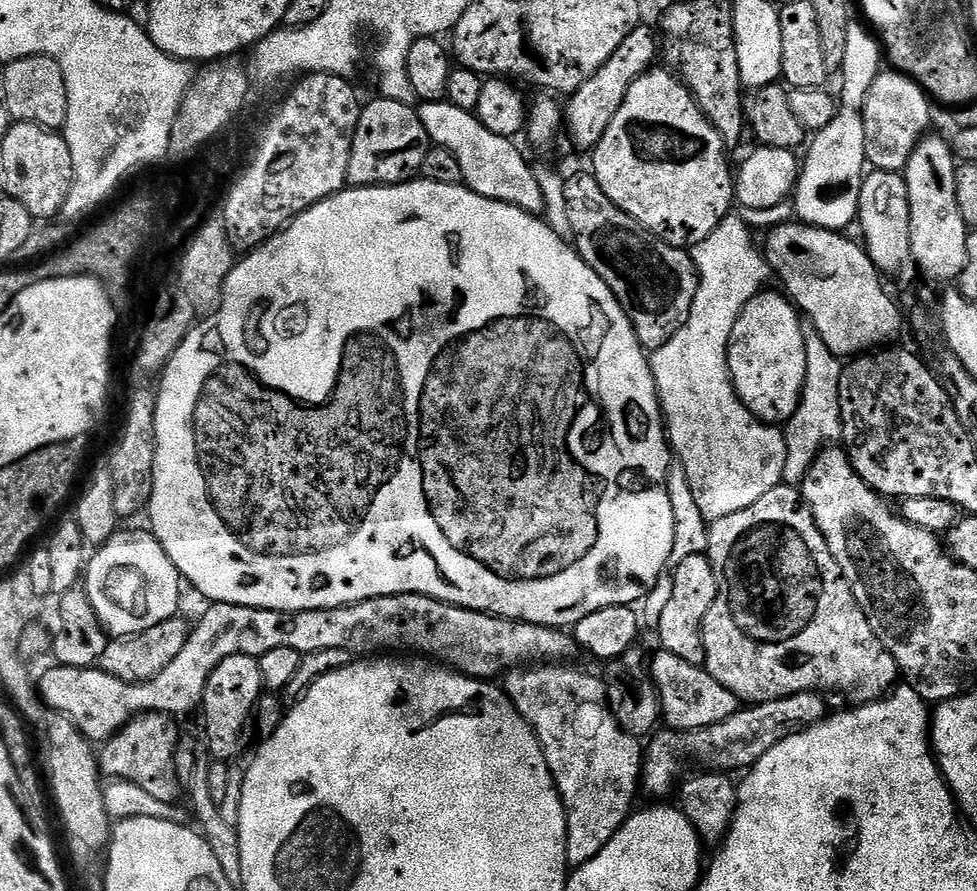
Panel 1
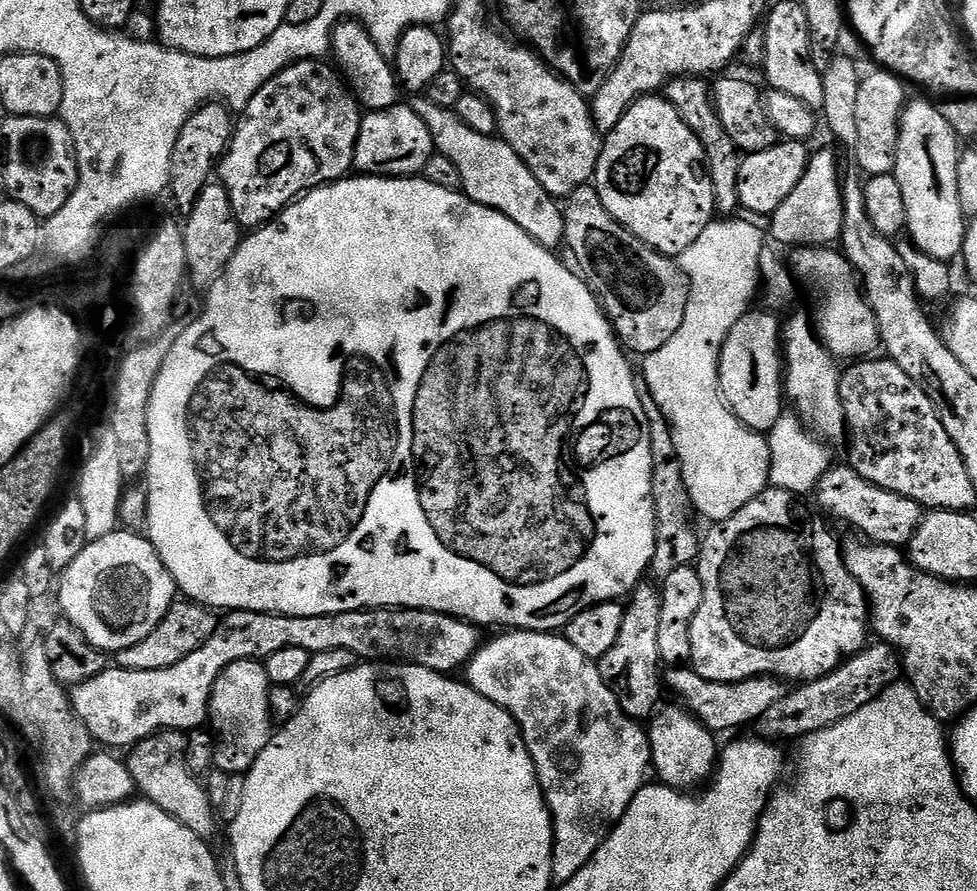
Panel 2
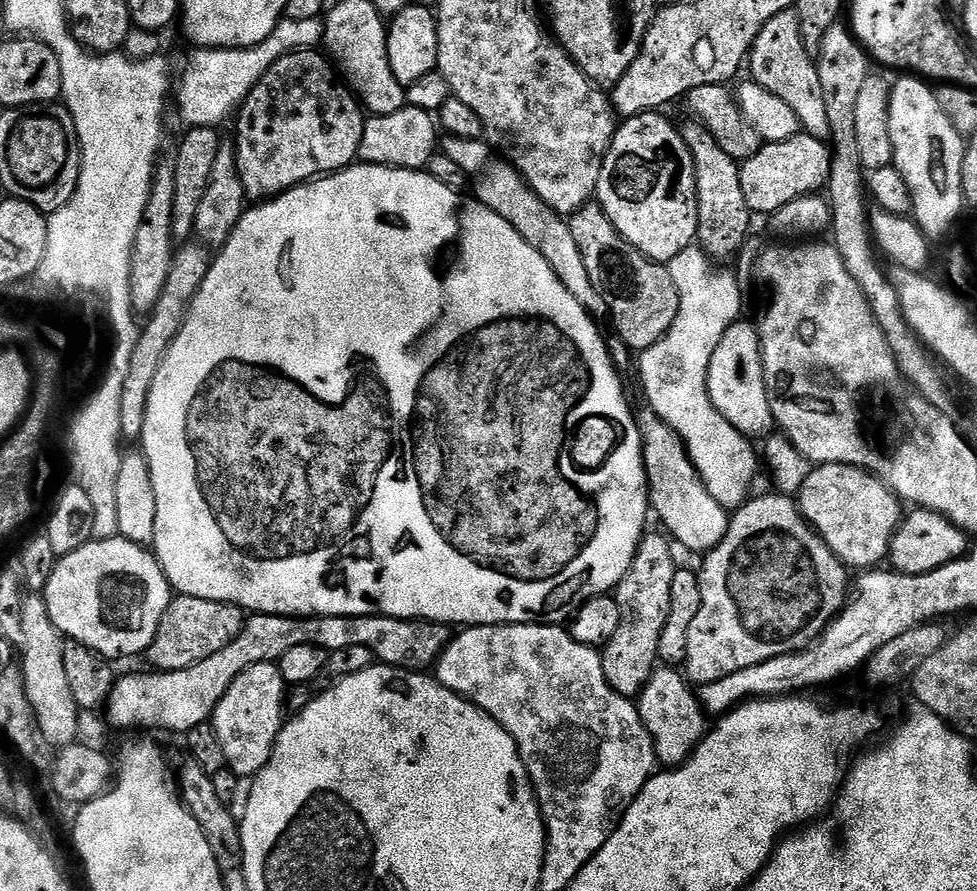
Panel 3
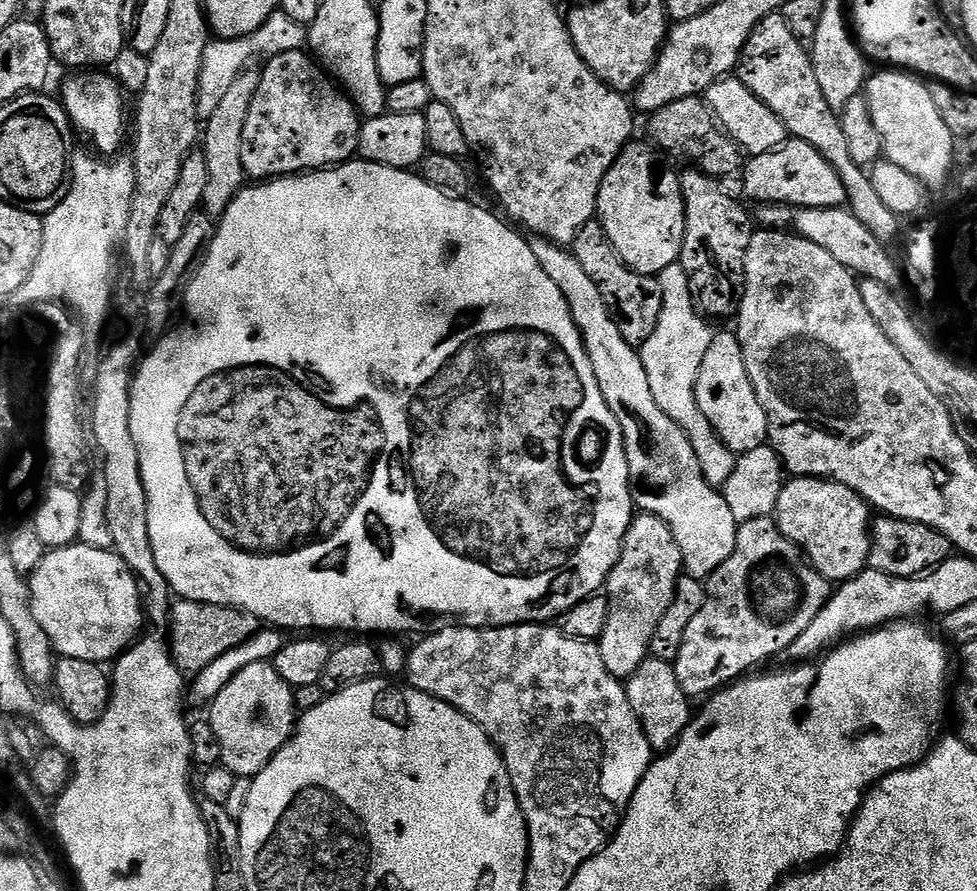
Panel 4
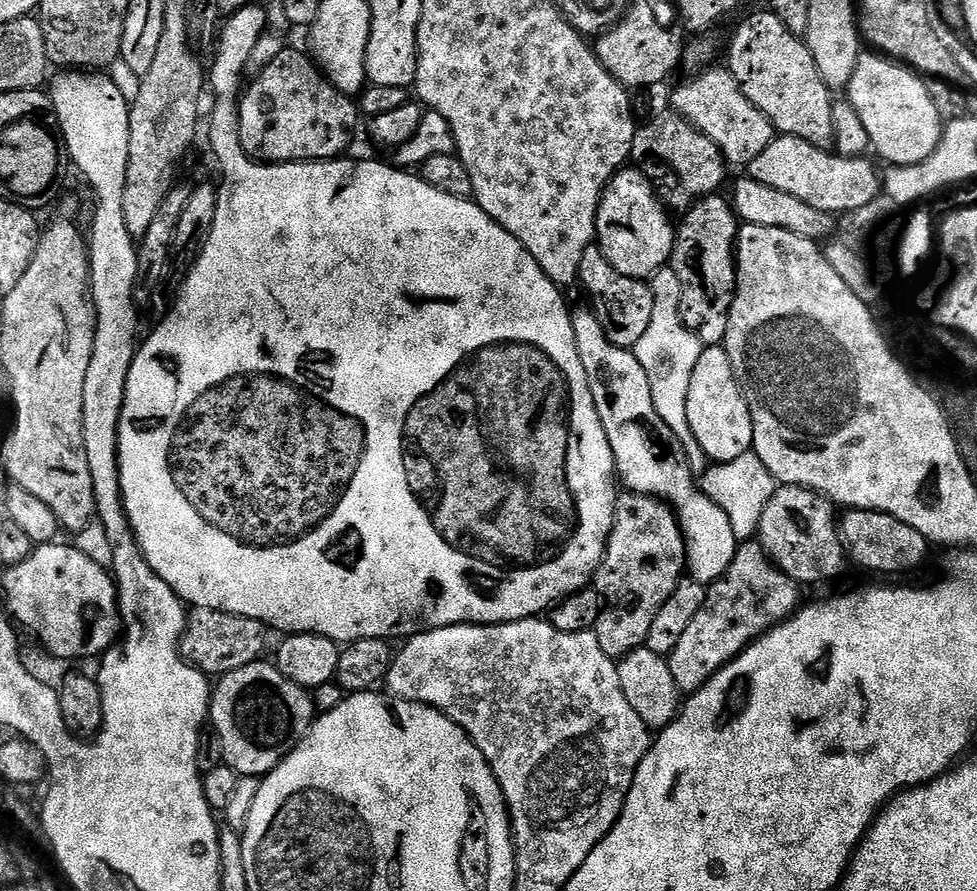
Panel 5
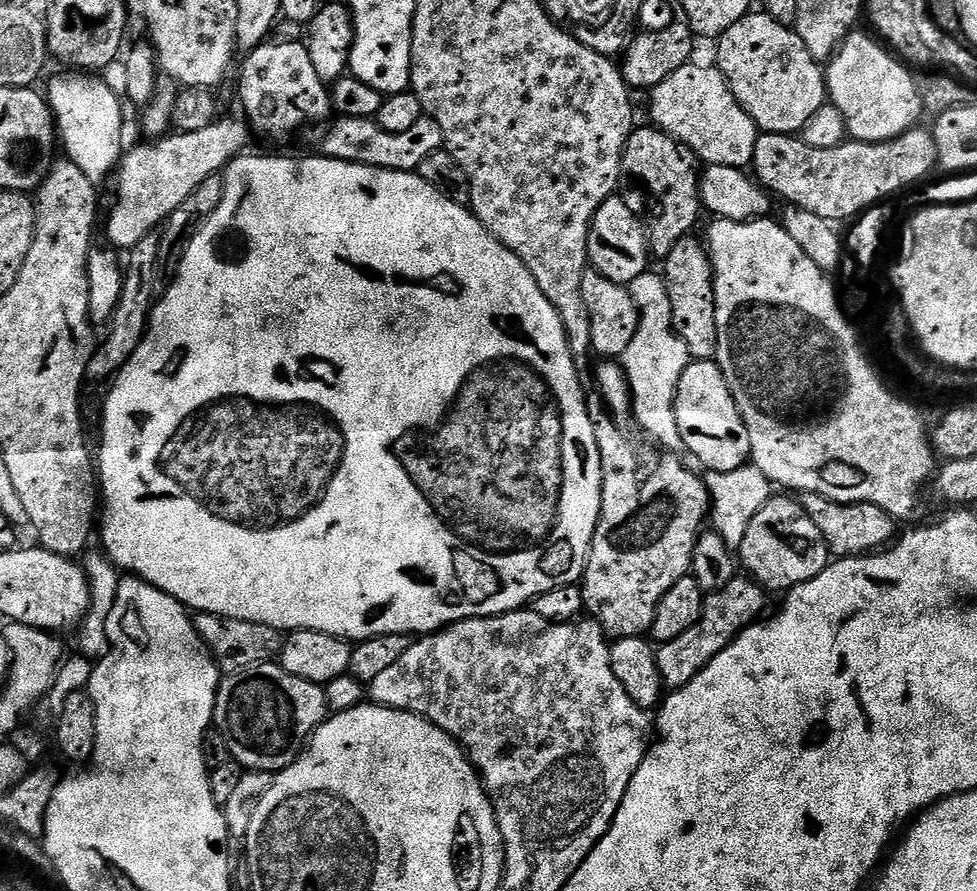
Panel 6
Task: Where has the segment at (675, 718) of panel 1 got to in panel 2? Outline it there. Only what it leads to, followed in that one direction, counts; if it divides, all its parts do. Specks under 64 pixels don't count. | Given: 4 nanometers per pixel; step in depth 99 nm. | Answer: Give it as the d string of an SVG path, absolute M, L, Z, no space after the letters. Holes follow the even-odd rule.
M690 666L682 668L668 668L666 672L666 688L677 696L675 698L684 708L688 709L697 719L701 721L713 734L720 732L732 732L743 724L755 725L762 714L778 702L786 691L785 685L774 676L754 676L751 680L734 682L710 682L702 678Z

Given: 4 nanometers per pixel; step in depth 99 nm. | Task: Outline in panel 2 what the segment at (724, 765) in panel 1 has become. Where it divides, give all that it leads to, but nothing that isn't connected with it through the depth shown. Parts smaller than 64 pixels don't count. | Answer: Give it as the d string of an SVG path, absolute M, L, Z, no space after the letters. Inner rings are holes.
M883 642L869 643L864 649L849 656L832 672L819 676L816 680L801 683L793 690L785 691L774 706L770 706L758 721L763 735L773 742L784 740L799 741L818 730L826 730L842 718L850 718L850 714L858 714L866 702L874 702L882 690L889 684L895 684L902 676L902 656L891 644Z

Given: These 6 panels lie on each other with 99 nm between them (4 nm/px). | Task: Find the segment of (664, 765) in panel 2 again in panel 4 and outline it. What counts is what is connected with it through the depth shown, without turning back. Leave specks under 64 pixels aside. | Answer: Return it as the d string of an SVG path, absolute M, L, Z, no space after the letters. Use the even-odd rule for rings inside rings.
M650 656L625 683L627 700L638 718L653 751L663 754L680 739L692 717L691 699L678 682L675 667L667 660Z

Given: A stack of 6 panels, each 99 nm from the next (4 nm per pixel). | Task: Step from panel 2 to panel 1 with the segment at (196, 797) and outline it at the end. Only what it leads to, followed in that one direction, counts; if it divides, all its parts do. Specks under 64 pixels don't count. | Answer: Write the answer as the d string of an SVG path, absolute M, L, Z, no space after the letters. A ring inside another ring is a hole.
M145 712L121 728L116 735L99 749L99 770L105 777L114 780L134 782L134 786L142 786L142 790L148 791L152 797L158 798L158 802L167 804L177 803L175 759L177 744L182 735L179 724L173 717L163 715L161 712Z

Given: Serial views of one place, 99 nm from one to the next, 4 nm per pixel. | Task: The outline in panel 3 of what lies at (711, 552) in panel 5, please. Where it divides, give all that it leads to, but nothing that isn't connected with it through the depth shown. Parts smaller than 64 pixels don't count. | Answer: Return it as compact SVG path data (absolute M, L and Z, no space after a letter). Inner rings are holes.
M445 135L442 140L442 154L446 158L451 158L467 174L475 199L490 210L494 210L494 214L506 218L506 222L510 222L510 226L514 226L514 230L518 230L518 234L522 234L522 238L526 238L526 242L530 242L530 246L534 246L534 250L538 250L538 254L546 258L546 262L552 267L562 286L566 286L566 290L570 290L570 294L578 298L580 305L589 314L599 318L608 312L608 302L590 282L586 266L582 263L582 254L578 254L574 234L570 234L565 219L550 211L534 195L532 189L525 184L511 164L497 155L483 139L467 140ZM651 410L639 413L638 423L644 449L644 470L648 475L648 498L655 519L657 516L664 523L663 531L677 545L680 543L682 547L699 554L711 552L726 534L729 509L710 498L688 451L680 441L680 435L673 428L666 426L666 422L662 422L662 418L658 418Z

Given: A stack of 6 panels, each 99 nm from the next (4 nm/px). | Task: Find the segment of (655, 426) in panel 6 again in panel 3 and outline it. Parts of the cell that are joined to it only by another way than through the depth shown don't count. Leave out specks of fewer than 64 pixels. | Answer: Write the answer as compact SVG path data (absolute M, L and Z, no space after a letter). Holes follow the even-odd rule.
M699 246L682 250L666 267L680 301L670 330L654 346L643 349L641 355L644 357L640 360L640 380L644 383L647 407L680 435L710 498L723 508L735 510L753 491L753 481L758 476L756 452L752 449L753 441L730 426L710 402L708 371L722 334L741 319L744 296L735 274L723 272L723 267L709 260Z

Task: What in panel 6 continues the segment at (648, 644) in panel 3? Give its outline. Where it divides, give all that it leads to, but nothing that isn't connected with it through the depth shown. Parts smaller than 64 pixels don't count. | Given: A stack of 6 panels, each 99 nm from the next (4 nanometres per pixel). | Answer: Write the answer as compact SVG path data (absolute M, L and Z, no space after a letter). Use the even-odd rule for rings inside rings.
M592 398L588 401L588 412L595 418L594 434L598 438L598 450L602 458L602 466L604 467L604 485L602 486L602 506L600 507L600 517L598 518L598 526L594 530L594 538L592 545L588 551L588 564L584 567L582 577L582 587L584 589L584 606L587 615L600 625L600 629L604 631L605 636L609 638L630 639L632 637L643 637L649 631L654 622L654 614L658 610L658 602L666 594L666 590L670 590L670 586L674 586L674 582L678 582L684 576L689 575L692 570L692 559L694 558L694 550L696 549L696 541L698 534L705 531L704 519L706 521L710 516L710 499L707 487L703 479L699 475L697 477L686 465L680 464L681 457L676 454L661 455L661 460L657 464L651 464L650 461L644 460L644 456L640 453L640 448L619 428L617 421L611 415L605 414L606 409L599 399Z

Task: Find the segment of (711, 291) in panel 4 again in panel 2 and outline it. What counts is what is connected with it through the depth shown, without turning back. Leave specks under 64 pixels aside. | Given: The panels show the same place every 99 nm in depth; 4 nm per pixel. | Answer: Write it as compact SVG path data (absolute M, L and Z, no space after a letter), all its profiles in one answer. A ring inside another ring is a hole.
M682 76L670 80L666 85L666 99L675 106L678 114L682 114L686 126L690 126L690 130L694 130L694 134L702 142L708 176L711 177L714 186L717 213L732 214L740 208L738 170L742 153L730 138L730 134L726 134L726 126L722 126L718 118L716 103L712 100L712 88L708 83L707 79L699 76Z

